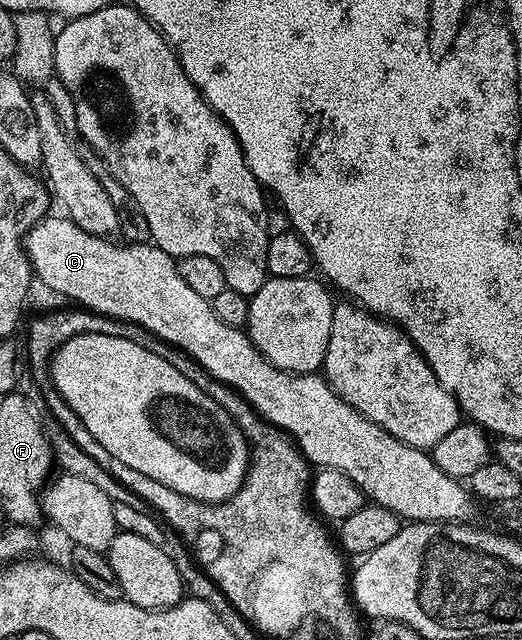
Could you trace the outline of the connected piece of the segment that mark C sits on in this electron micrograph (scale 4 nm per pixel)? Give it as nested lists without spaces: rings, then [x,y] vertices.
[[[45,216],[41,222],[24,237],[24,251],[32,265],[37,283],[56,294],[73,298],[77,307],[91,310],[94,314],[105,314],[120,322],[133,322],[141,331],[161,338],[189,354],[207,374],[214,375],[219,382],[225,382],[238,391],[256,410],[265,422],[283,430],[297,446],[301,454],[316,468],[337,470],[348,477],[369,503],[386,508],[402,520],[414,522],[464,522],[472,514],[474,499],[463,481],[446,476],[438,464],[434,464],[431,453],[419,450],[386,432],[378,424],[362,416],[346,400],[342,400],[319,373],[291,374],[270,364],[260,355],[256,345],[248,339],[247,333],[239,326],[222,324],[214,316],[212,303],[197,296],[186,285],[186,280],[176,270],[177,259],[171,258],[162,248],[154,244],[123,244],[115,246],[107,237],[92,235],[83,231],[67,216],[52,218]]]

